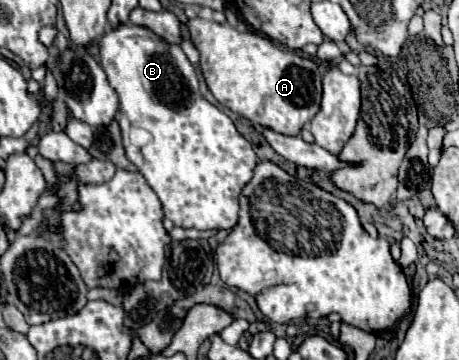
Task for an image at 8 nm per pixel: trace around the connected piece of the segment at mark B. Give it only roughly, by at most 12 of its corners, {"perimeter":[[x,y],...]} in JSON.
{"perimeter":[[100,40],[126,156],[174,226],[230,230],[258,164],[178,44]]}

